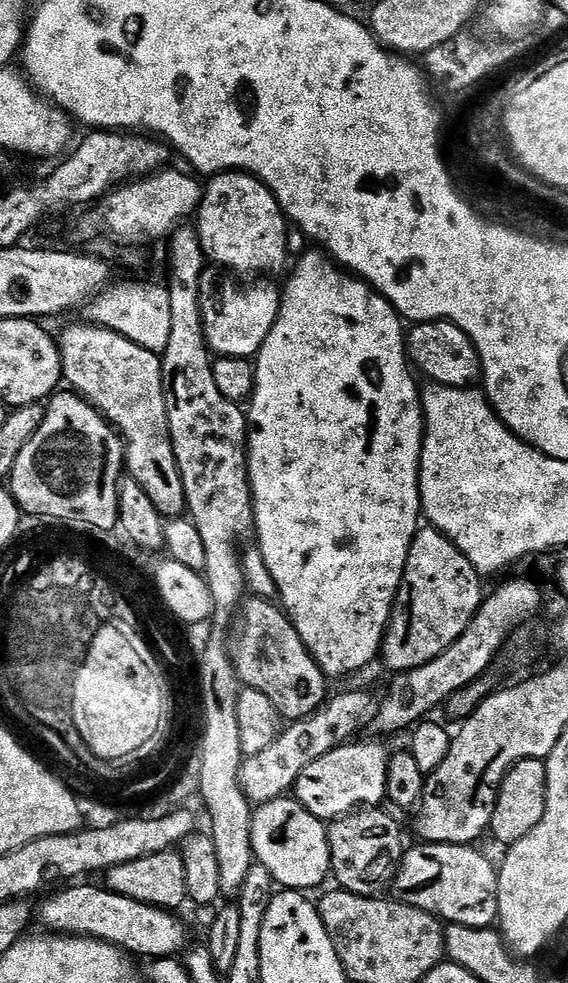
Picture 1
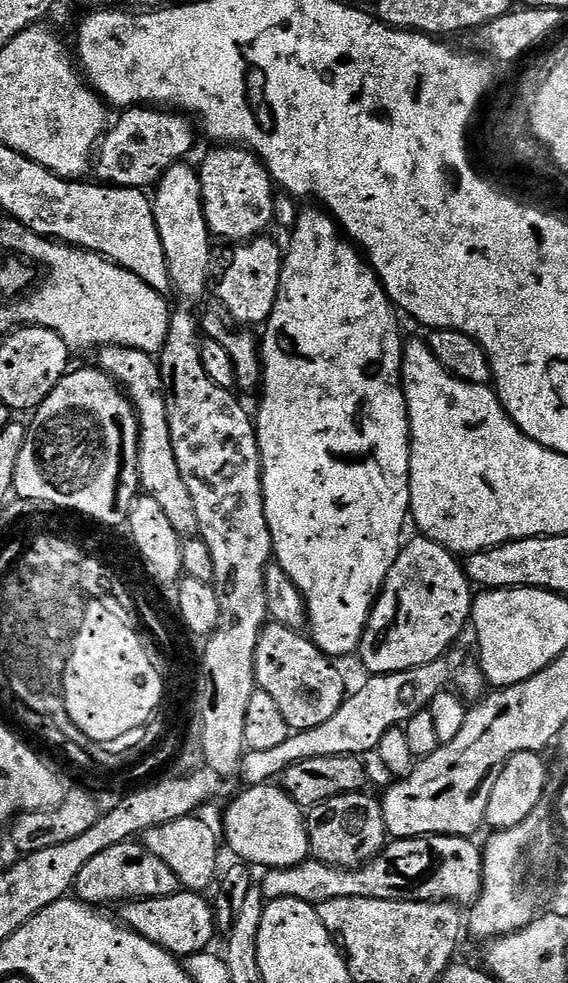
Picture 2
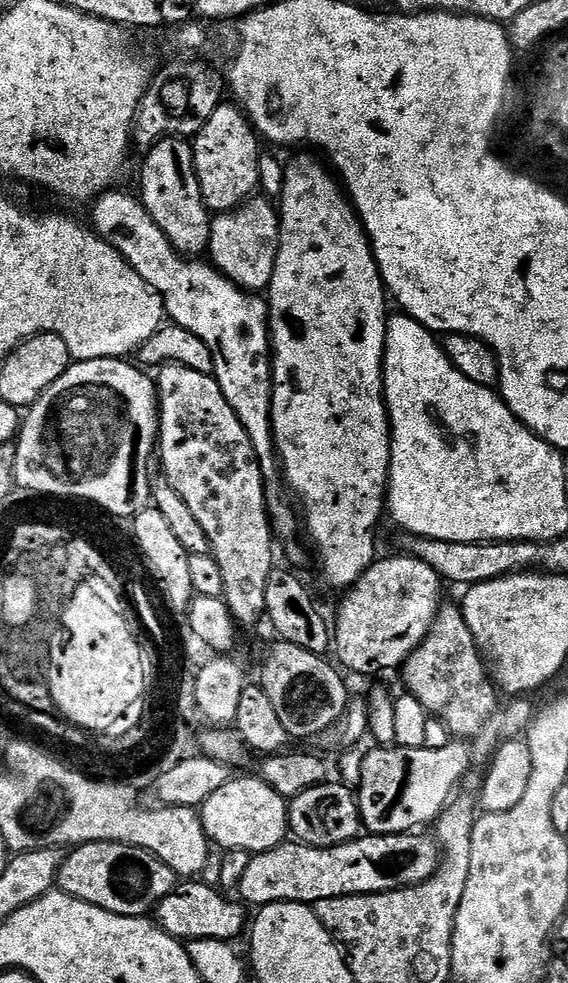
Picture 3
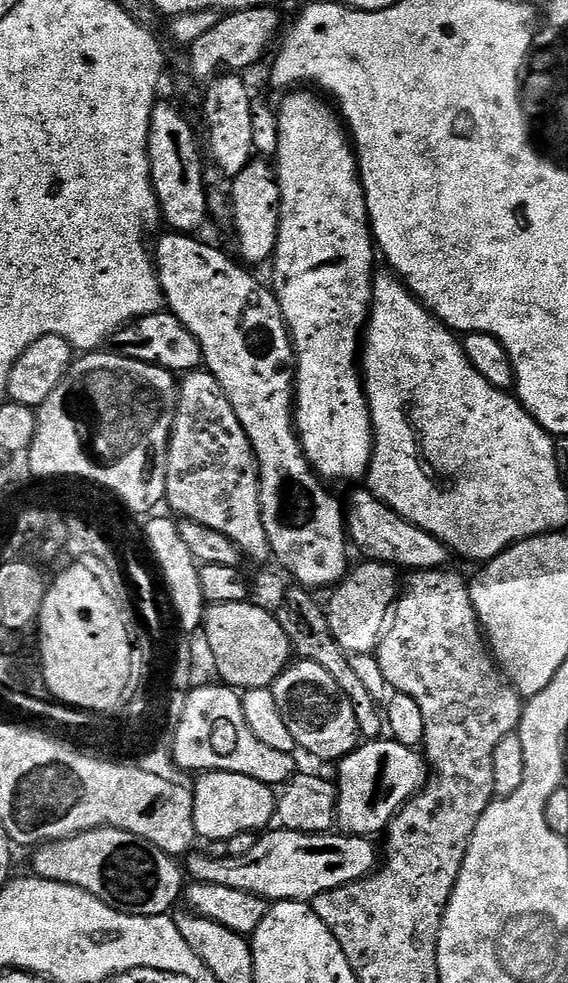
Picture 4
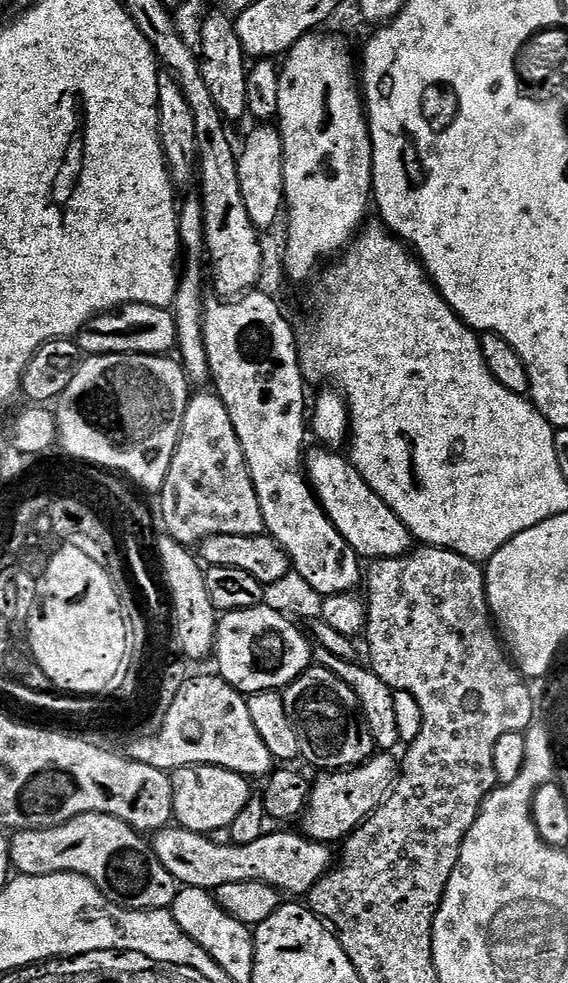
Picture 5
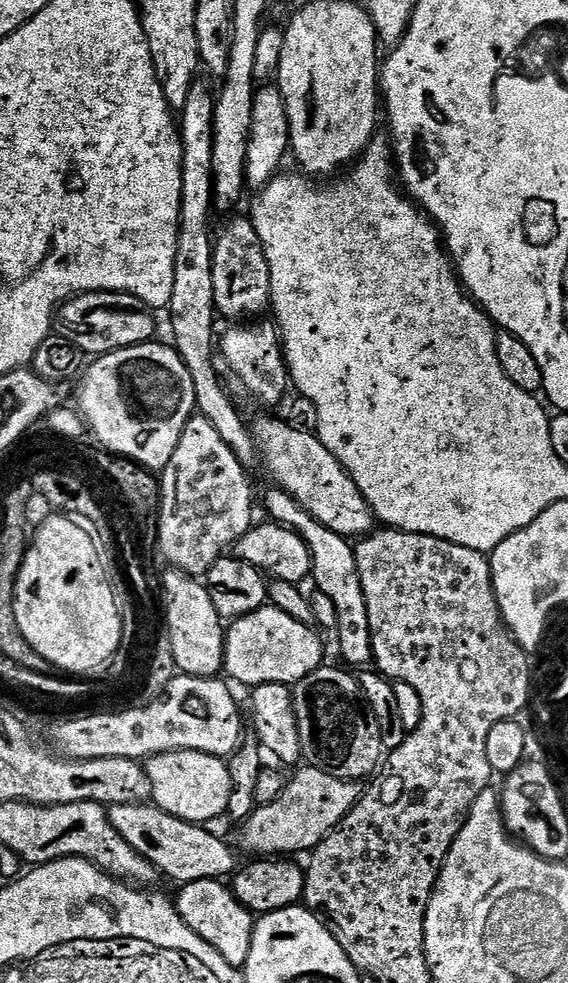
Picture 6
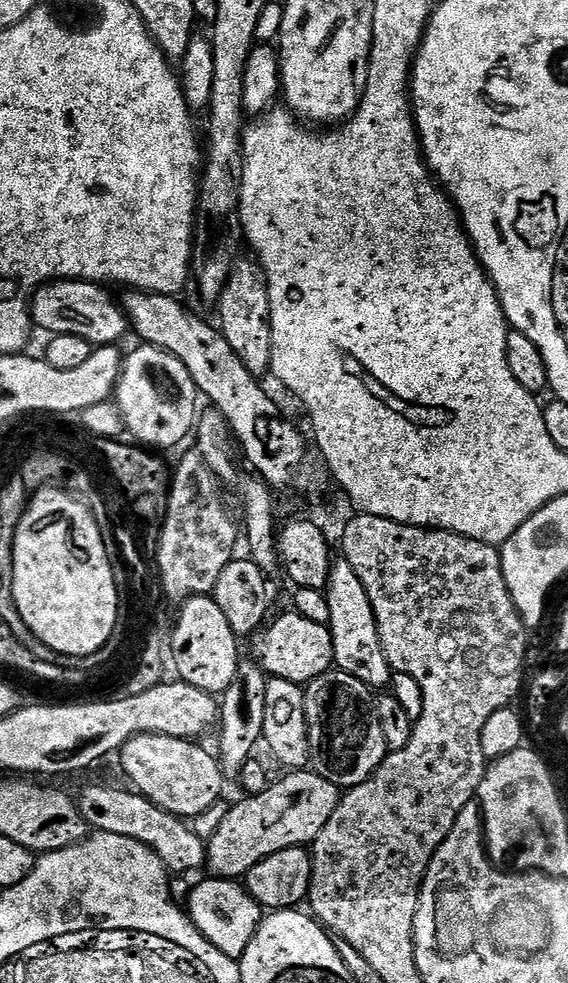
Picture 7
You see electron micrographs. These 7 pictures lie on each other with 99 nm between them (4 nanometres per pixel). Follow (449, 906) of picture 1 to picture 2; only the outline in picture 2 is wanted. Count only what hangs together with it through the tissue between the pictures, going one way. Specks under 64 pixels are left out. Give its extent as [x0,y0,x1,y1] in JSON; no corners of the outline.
[262,836,484,906]

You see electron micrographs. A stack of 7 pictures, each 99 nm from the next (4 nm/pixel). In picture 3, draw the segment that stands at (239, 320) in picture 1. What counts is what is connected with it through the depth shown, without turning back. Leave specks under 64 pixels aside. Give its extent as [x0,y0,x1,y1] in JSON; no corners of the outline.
[207,198,280,293]

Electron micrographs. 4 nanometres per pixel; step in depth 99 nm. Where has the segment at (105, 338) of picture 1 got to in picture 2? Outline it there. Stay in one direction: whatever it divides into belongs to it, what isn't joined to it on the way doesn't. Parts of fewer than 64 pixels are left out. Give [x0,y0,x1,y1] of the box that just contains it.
[98,348,198,537]

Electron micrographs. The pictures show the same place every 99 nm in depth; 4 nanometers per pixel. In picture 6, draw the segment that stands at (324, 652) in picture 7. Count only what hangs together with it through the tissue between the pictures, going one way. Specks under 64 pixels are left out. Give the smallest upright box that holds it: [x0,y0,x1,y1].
[224,606,325,686]

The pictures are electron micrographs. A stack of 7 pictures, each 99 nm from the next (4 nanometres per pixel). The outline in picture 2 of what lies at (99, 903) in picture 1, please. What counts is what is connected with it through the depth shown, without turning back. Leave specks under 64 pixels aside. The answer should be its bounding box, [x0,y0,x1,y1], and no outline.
[119,890,218,958]

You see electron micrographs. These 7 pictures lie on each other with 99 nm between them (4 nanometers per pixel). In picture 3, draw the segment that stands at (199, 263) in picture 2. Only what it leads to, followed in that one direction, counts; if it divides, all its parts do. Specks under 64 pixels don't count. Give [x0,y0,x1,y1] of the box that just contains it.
[138,138,212,257]

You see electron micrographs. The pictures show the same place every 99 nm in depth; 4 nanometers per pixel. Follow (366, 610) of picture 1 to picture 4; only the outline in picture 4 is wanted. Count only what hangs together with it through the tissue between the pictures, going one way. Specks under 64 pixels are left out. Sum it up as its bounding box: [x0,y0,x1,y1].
[270,90,378,481]

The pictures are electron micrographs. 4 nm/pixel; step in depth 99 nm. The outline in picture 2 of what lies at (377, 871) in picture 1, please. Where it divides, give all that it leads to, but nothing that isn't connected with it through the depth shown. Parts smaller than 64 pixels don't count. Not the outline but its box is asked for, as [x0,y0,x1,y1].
[307,791,390,869]

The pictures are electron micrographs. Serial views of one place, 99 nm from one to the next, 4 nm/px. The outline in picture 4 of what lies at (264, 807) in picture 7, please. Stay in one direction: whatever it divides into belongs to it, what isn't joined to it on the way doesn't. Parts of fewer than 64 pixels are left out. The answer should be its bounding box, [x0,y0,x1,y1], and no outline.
[334,738,426,838]

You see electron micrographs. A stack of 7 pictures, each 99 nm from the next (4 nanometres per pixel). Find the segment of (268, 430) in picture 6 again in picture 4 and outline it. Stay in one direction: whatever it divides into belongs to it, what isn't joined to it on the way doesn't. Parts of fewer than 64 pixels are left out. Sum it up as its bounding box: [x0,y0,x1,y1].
[346,490,450,572]

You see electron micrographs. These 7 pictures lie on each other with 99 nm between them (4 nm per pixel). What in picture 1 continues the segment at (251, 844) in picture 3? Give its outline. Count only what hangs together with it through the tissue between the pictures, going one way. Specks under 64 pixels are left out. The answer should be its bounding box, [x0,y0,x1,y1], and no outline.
[249,798,332,890]

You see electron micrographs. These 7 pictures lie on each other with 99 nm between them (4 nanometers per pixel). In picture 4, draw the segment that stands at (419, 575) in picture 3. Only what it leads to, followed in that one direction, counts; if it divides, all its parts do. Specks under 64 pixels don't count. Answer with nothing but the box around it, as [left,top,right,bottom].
[326,562,398,654]

